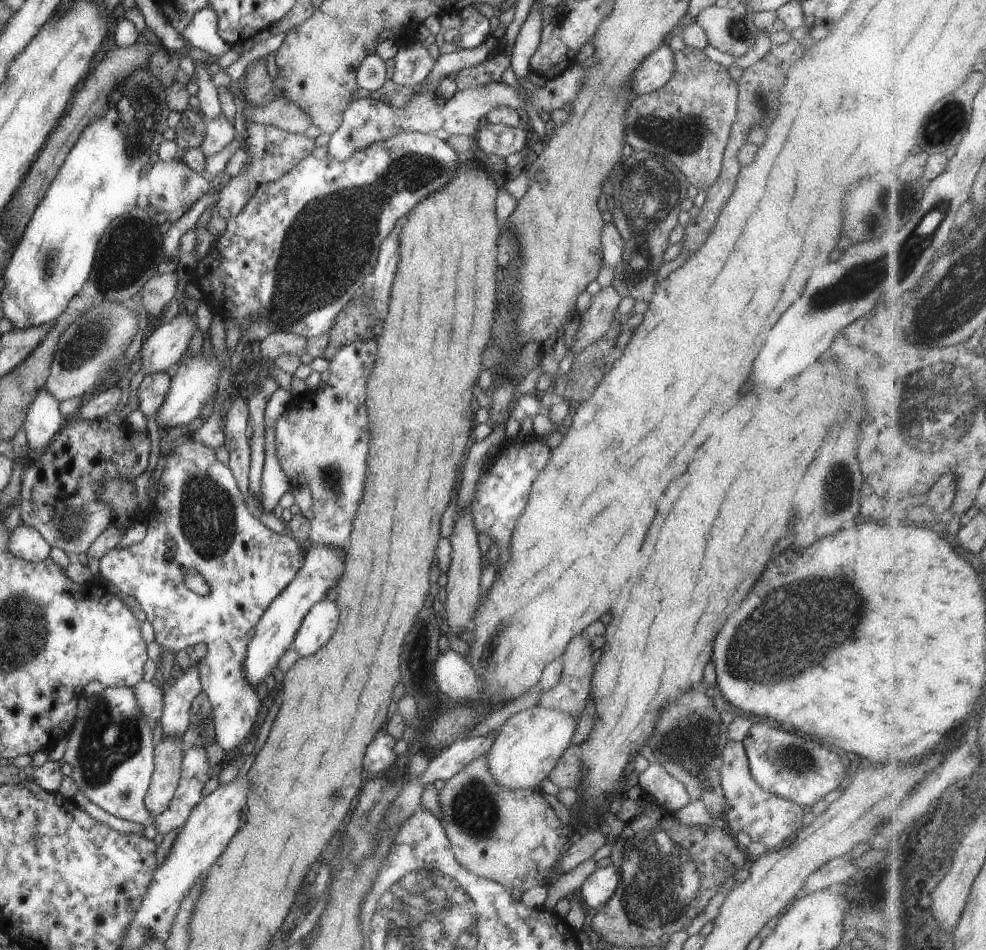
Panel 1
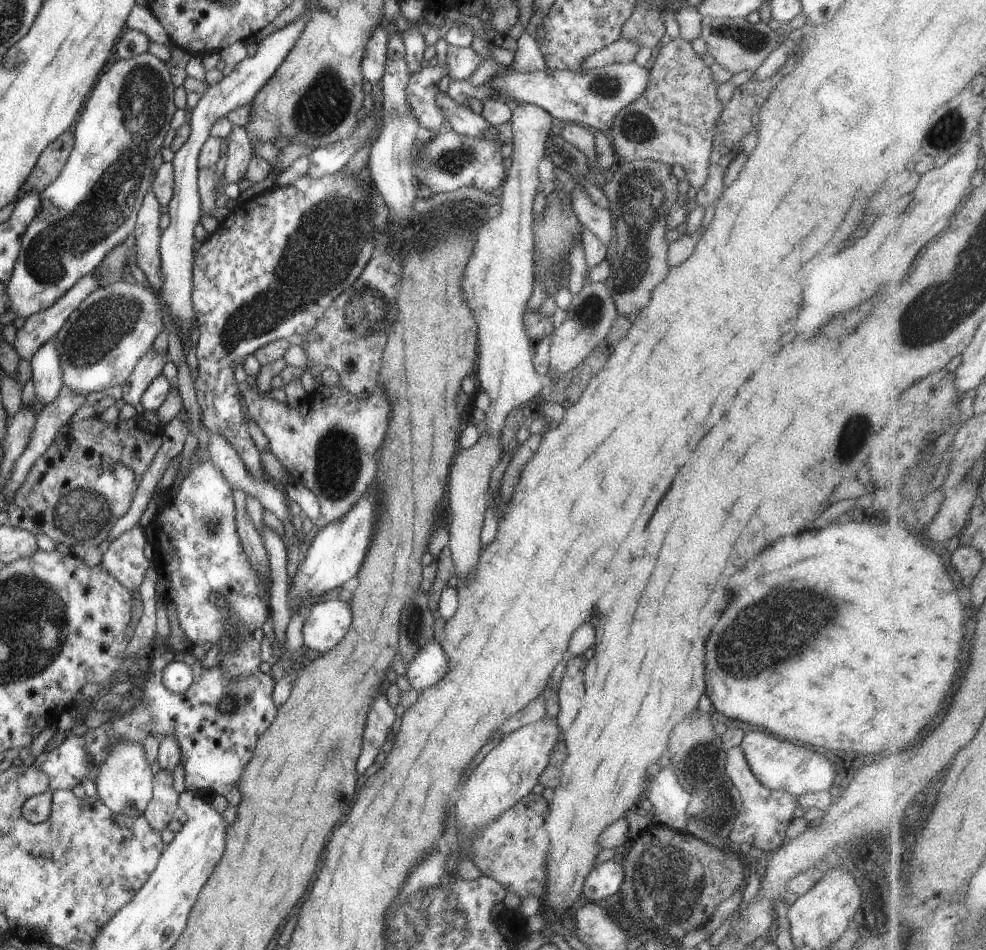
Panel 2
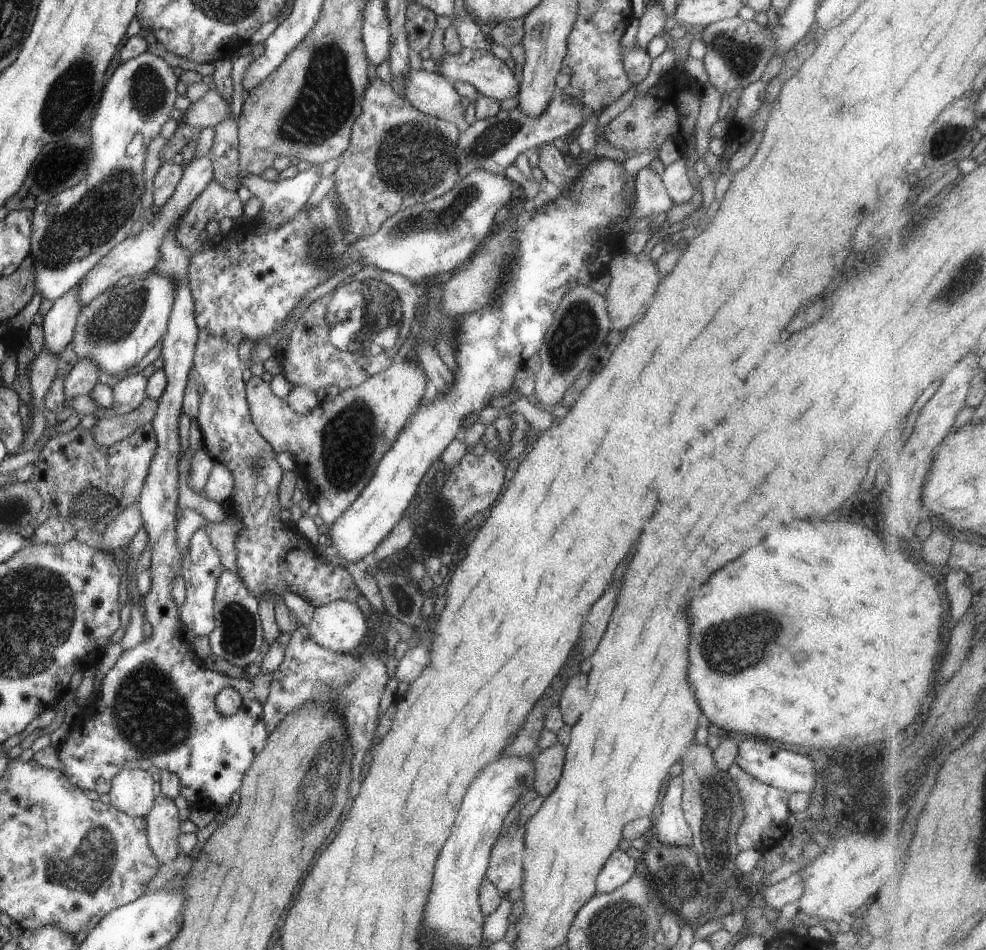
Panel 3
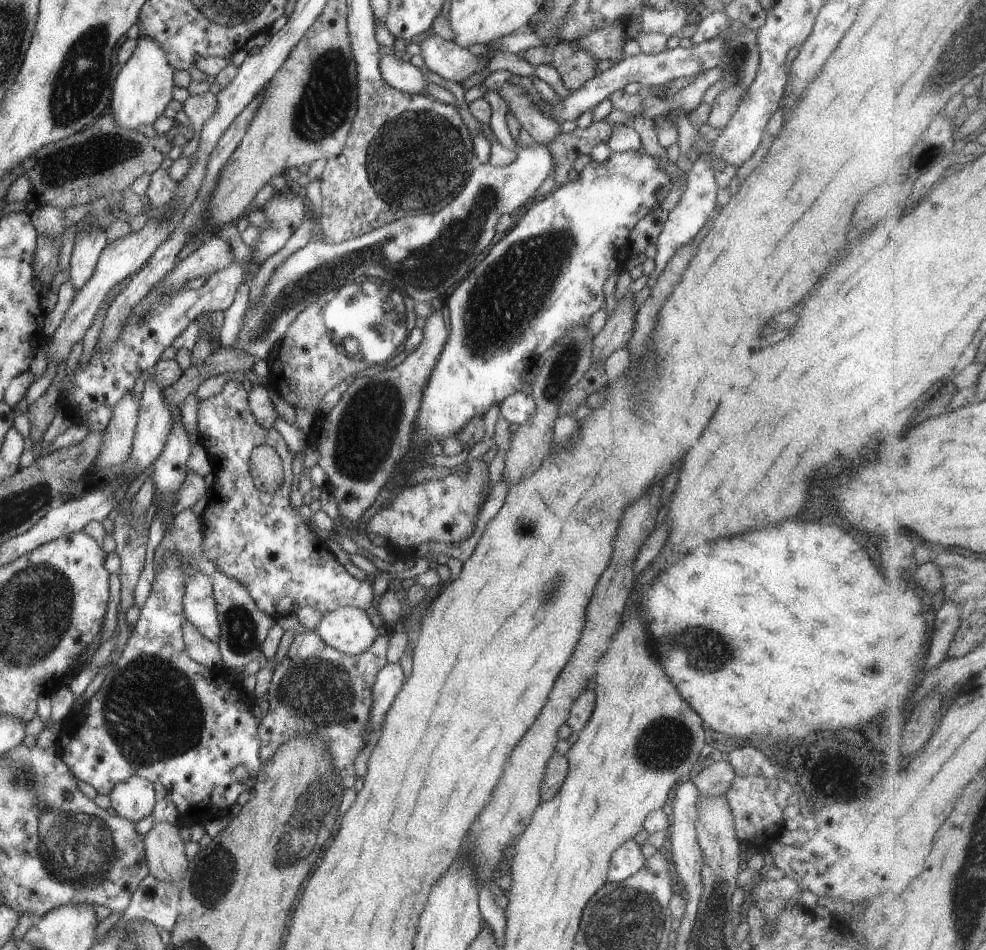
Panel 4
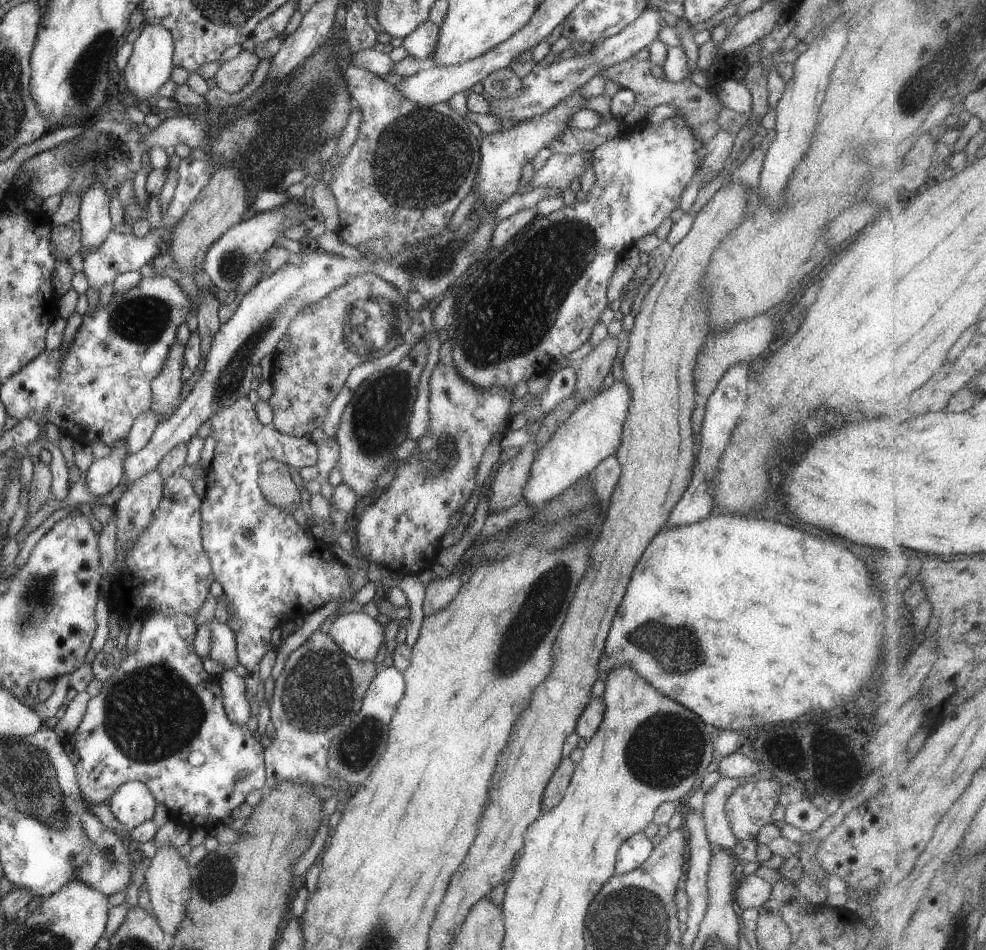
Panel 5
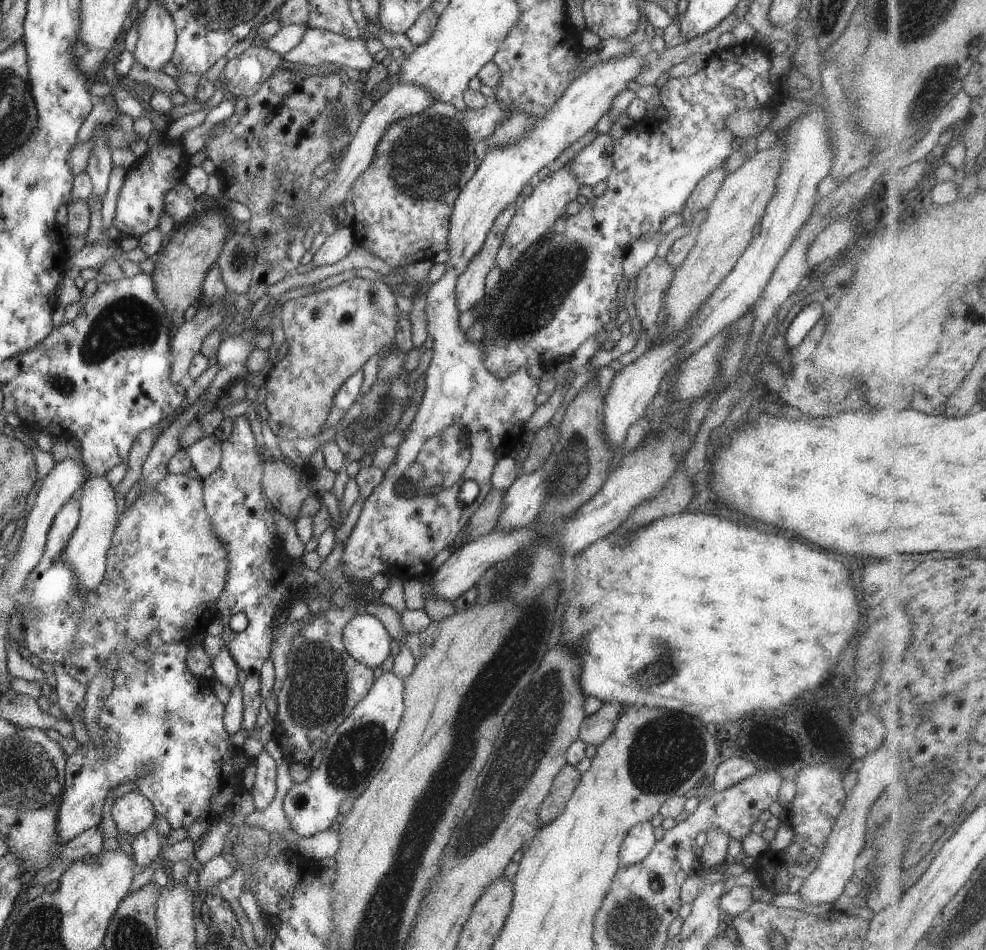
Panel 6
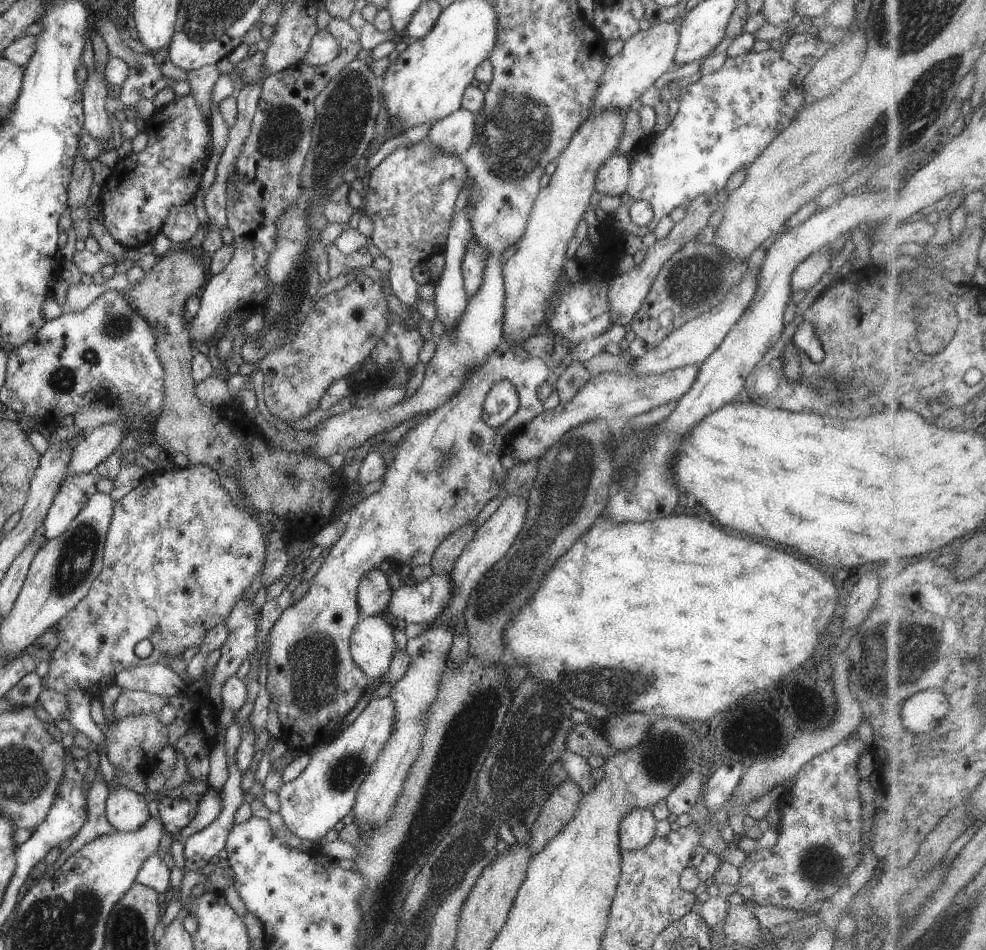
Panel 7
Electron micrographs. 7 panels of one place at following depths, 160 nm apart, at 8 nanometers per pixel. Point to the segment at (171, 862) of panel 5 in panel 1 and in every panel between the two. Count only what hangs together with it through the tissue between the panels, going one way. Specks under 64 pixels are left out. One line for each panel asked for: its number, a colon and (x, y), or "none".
1: (167, 753)
2: (161, 810)
3: (162, 826)
4: (164, 849)

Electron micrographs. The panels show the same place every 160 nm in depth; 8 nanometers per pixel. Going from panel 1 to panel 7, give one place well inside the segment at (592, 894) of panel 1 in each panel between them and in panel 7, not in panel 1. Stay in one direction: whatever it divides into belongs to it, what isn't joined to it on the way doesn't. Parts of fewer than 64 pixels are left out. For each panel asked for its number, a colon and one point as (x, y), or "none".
2: (604, 879)
3: (619, 867)
4: (627, 859)
5: (637, 847)
6: (639, 840)
7: (636, 828)

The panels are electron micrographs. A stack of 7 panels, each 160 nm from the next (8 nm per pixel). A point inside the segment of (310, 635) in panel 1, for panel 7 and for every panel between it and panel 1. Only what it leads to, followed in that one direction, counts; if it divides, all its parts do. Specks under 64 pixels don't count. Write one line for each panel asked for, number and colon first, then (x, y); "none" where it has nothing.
2: (327, 621)
3: (340, 626)
4: (347, 629)
5: (358, 635)
6: (365, 639)
7: (371, 646)

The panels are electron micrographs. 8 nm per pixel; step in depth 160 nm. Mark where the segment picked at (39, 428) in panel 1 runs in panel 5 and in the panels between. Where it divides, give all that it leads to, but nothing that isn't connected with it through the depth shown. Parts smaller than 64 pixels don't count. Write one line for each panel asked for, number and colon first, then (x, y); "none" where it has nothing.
2: (46, 372)
3: (58, 323)
4: (90, 243)
5: (93, 218)

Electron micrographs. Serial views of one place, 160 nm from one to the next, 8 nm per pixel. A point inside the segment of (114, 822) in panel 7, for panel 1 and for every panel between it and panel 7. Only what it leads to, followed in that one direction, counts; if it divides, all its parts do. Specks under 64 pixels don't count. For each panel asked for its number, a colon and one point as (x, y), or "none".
1: (109, 755)
2: (123, 780)
3: (132, 791)
4: (133, 799)
5: (131, 804)
6: (132, 813)

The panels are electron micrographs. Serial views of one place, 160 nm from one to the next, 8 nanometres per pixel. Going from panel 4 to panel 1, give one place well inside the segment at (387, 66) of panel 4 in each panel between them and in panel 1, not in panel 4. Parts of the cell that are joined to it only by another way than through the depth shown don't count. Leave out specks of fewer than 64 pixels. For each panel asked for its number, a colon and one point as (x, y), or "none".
1: (497, 140)
2: (460, 119)
3: (429, 92)

